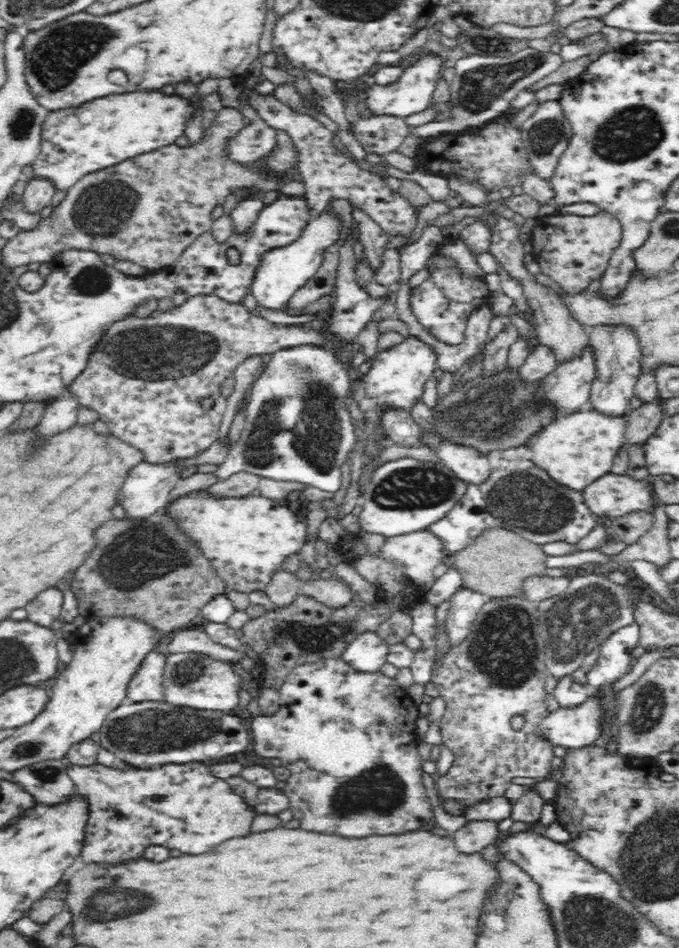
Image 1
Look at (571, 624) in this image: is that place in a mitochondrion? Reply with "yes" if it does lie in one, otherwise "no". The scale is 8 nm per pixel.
yes

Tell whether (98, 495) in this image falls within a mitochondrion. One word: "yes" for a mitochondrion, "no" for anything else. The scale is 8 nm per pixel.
no

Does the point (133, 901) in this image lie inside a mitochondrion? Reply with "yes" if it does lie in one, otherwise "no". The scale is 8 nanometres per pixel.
yes

